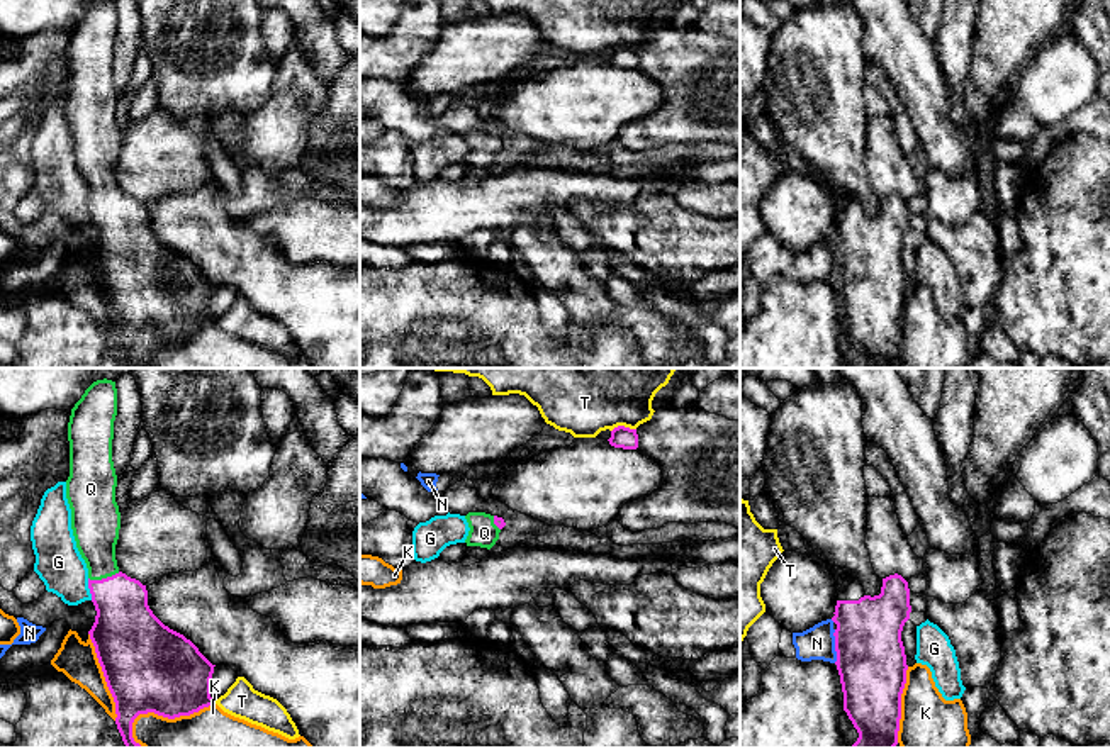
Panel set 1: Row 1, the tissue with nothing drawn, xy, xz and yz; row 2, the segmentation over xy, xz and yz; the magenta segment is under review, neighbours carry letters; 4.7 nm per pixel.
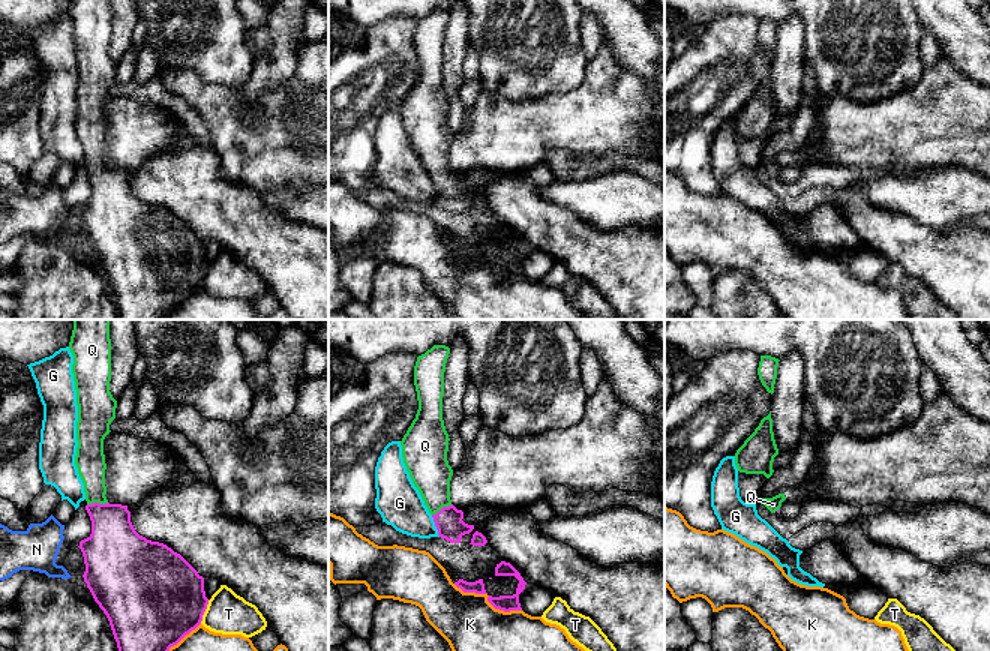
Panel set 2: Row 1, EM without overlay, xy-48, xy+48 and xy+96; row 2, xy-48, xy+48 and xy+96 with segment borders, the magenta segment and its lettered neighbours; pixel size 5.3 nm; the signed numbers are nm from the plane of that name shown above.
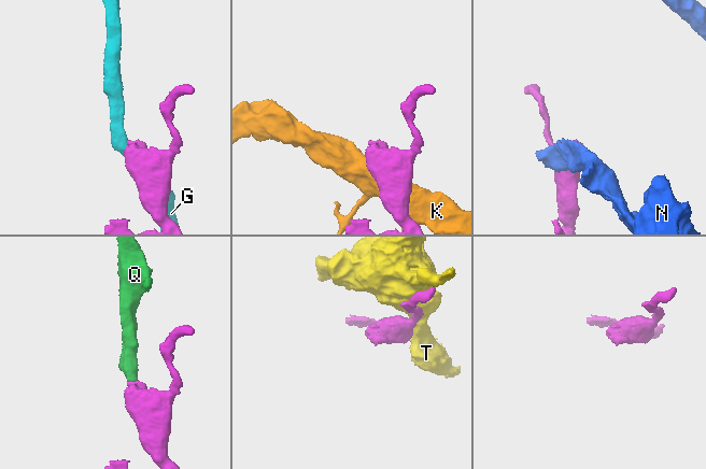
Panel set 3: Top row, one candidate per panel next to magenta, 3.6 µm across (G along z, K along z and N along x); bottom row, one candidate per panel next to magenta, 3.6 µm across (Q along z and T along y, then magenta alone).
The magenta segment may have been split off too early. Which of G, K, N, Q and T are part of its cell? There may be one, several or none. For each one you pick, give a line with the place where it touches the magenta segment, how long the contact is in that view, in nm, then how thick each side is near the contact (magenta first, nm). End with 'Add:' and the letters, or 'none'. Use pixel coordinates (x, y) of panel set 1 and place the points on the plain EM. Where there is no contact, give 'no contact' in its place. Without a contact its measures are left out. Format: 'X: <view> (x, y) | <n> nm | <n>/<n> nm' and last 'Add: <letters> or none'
Q: xy (104, 199) | 160 nm | 300/220 nm
Add: Q

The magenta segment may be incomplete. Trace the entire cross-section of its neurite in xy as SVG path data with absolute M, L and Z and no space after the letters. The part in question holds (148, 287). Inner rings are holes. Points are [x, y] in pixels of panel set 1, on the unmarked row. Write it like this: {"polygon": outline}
{"polygon": "M112 0L93 2L71 29L66 119L97 231L88 254L115 322L115 344L126 368L144 368L132 358L134 339L148 332L175 339L216 324L210 315L216 285L190 260L165 246L148 226L146 205L117 187L115 36Z"}

